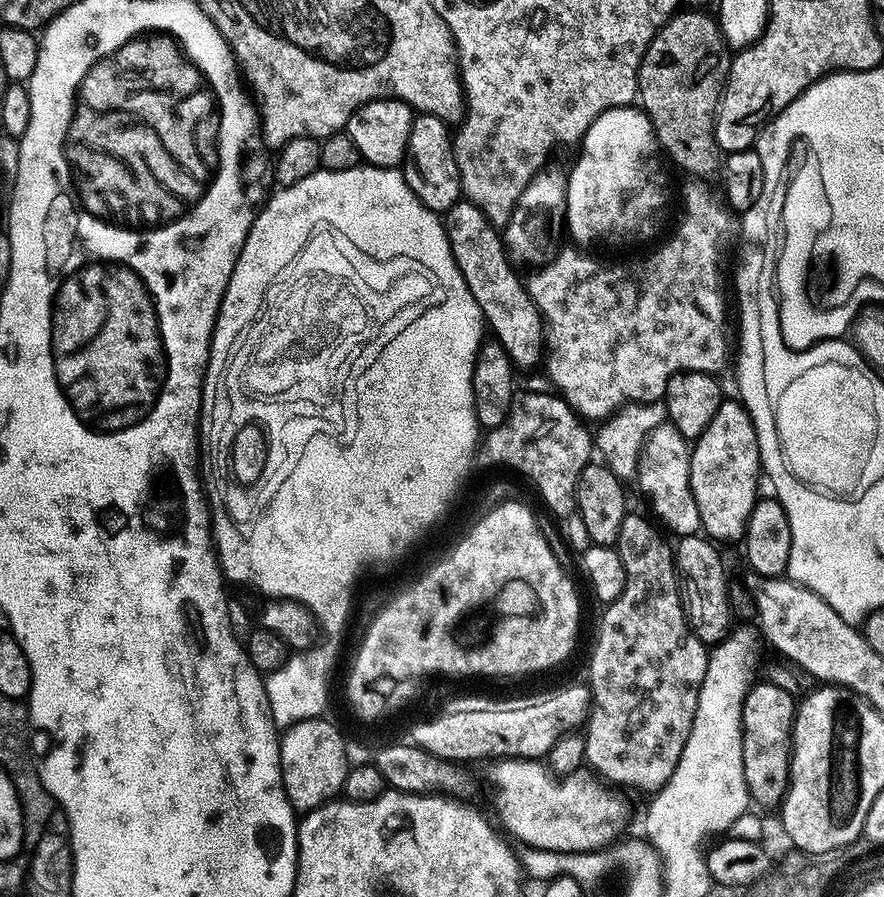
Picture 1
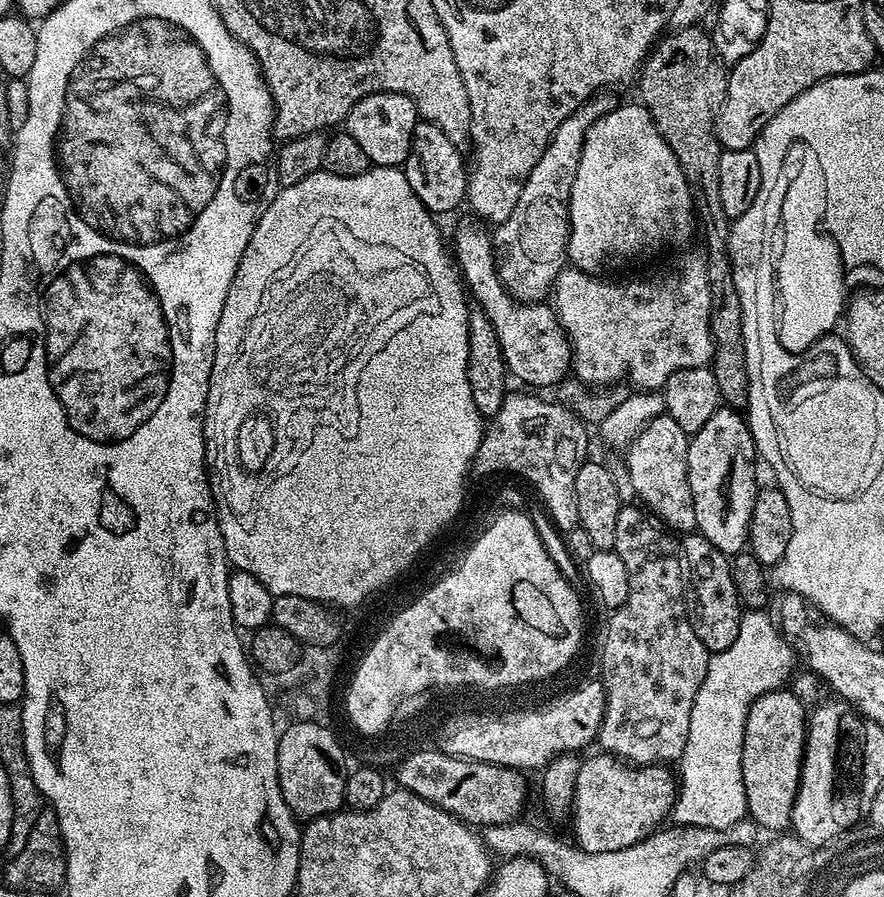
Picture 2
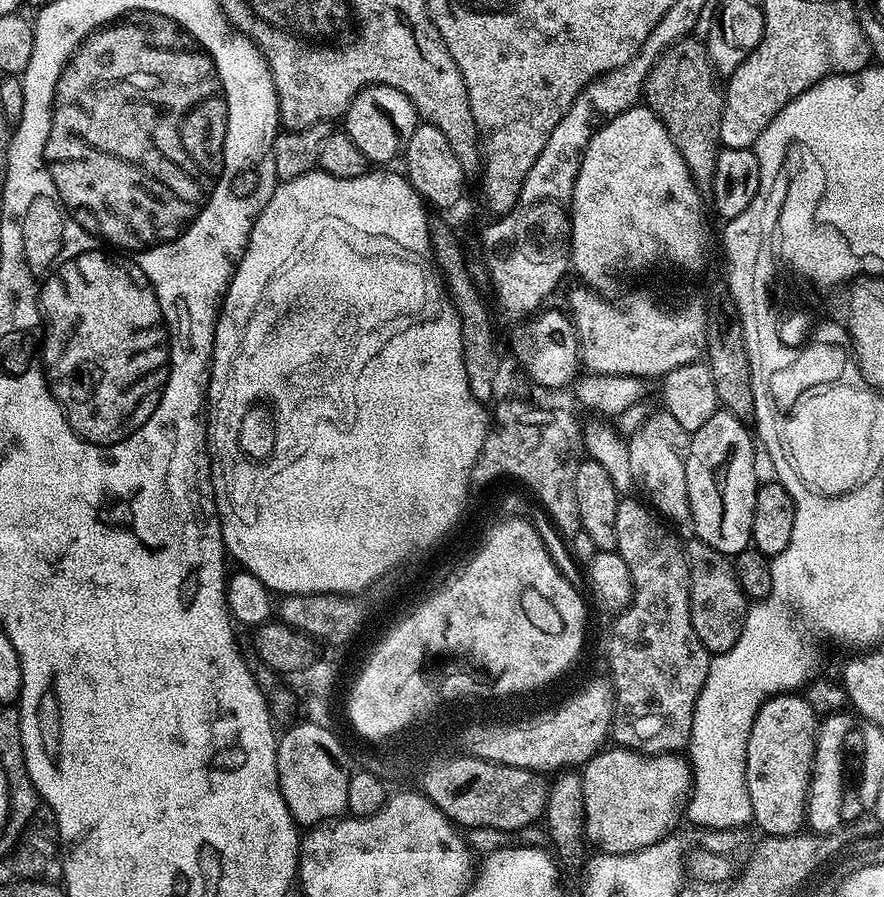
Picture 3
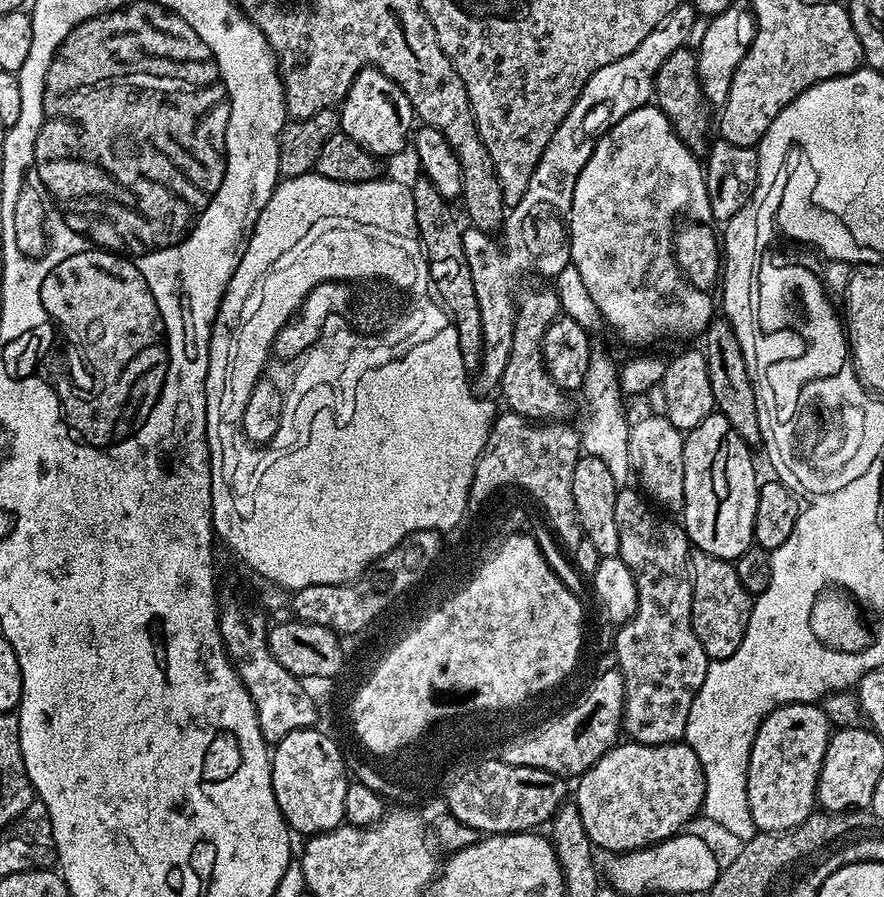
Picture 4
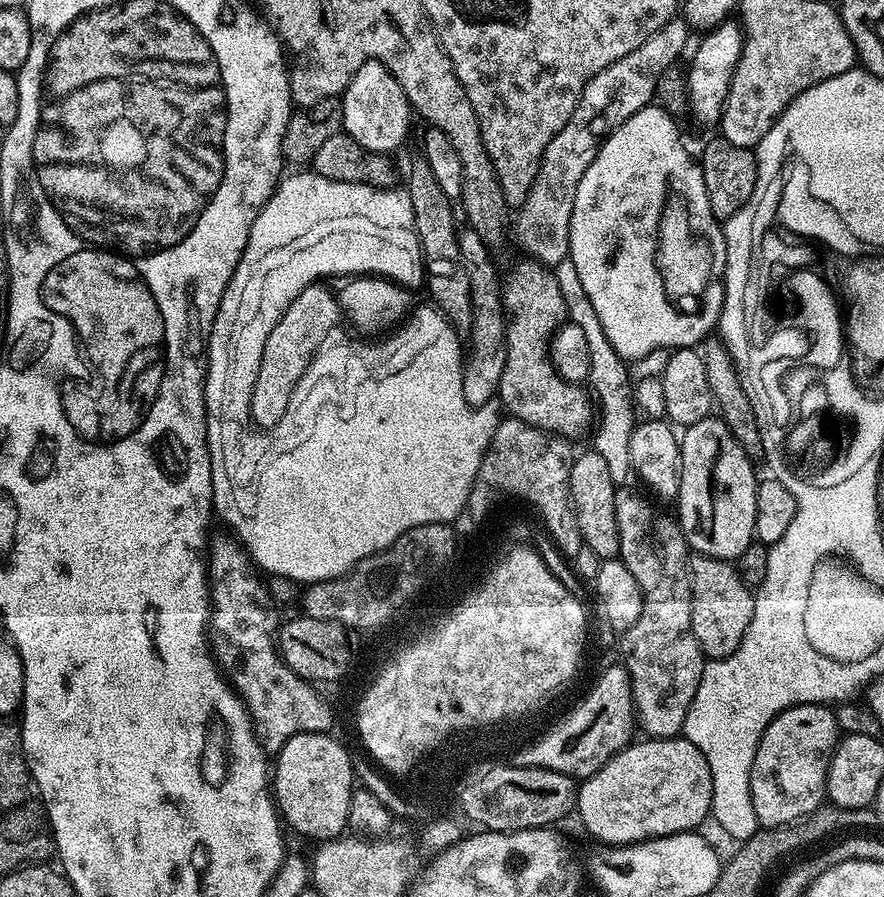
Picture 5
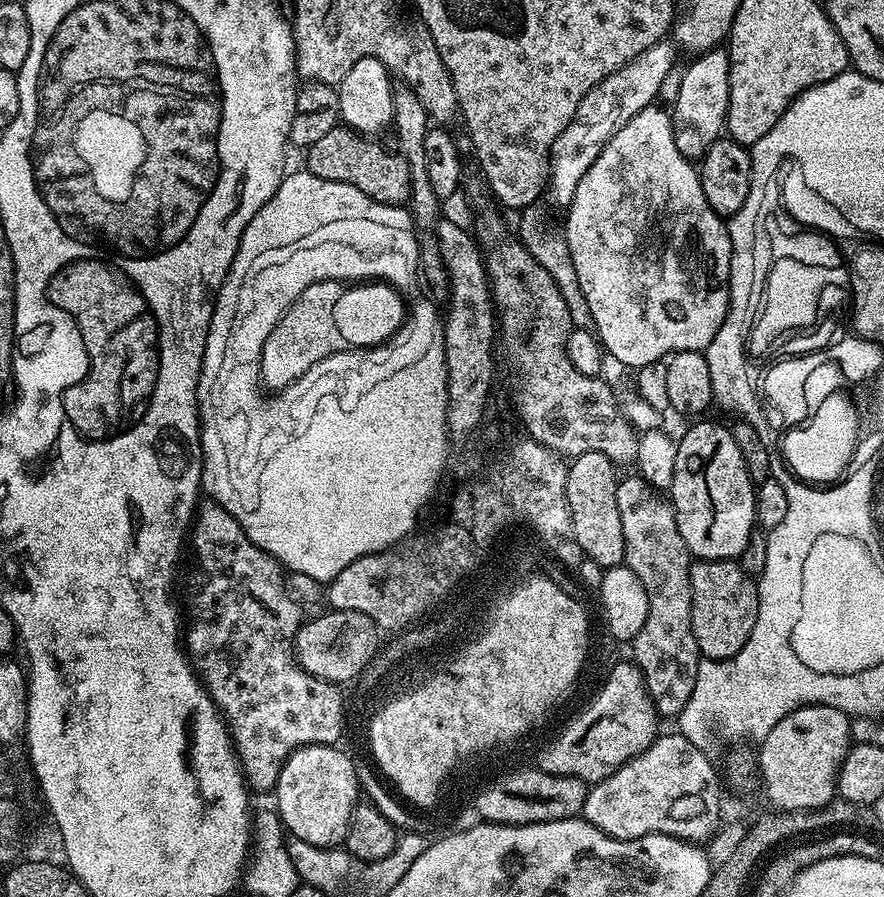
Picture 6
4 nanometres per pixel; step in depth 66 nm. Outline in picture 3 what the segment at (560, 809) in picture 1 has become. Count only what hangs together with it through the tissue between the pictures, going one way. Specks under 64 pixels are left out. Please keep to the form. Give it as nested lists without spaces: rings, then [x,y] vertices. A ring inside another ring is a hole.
[[[610,748],[597,752],[582,768],[584,834],[587,843],[597,844],[596,848],[601,853],[626,855],[659,842],[681,823],[688,807],[688,798],[692,794],[694,777],[689,761],[683,755],[646,756],[642,752],[631,752],[629,748]]]

